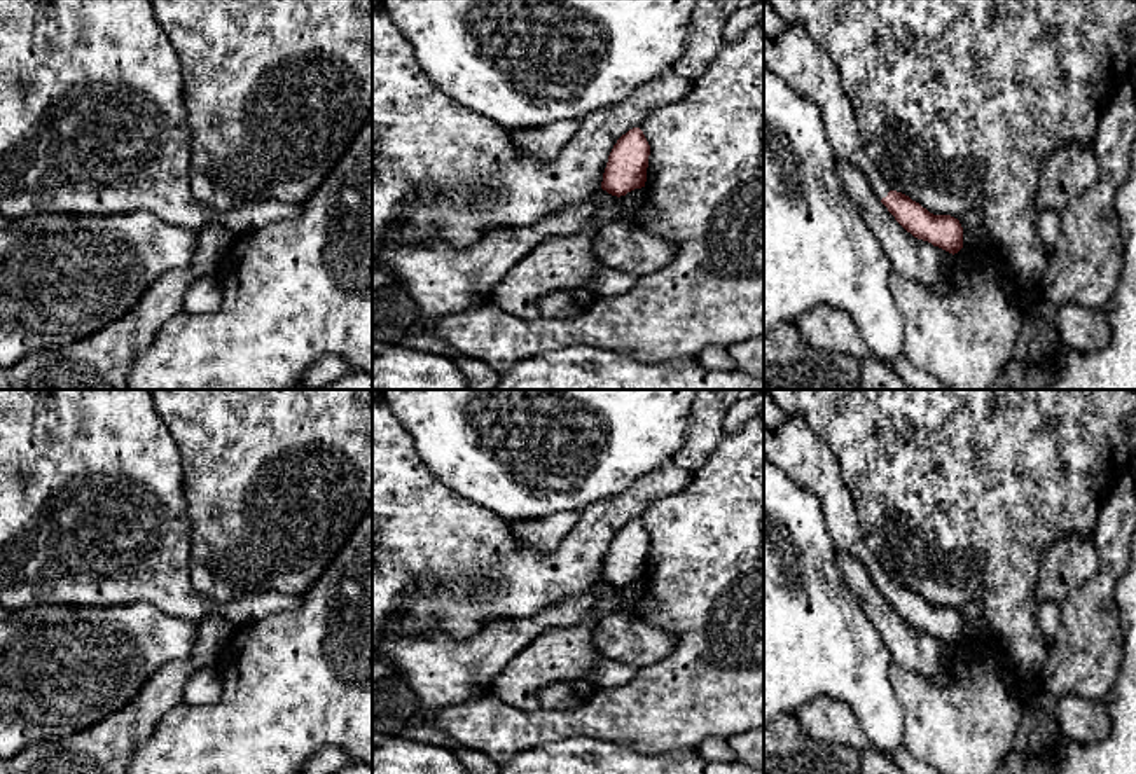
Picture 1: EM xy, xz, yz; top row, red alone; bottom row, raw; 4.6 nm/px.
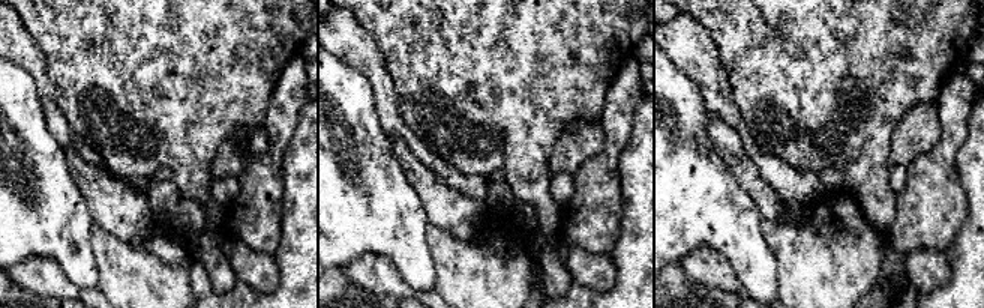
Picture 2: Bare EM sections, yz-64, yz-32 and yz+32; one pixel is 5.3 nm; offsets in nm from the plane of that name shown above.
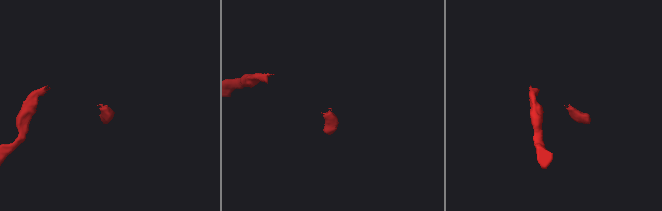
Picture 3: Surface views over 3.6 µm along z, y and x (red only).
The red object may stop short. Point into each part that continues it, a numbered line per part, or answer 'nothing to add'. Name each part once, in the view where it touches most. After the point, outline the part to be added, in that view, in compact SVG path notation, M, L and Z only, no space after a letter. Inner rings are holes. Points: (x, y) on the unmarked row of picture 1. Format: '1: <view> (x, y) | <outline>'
1: yz (801, 455) | M788 416L781 426L764 430L764 456L820 500L835 549L860 561L879 591L886 589L891 580L862 538L853 498L825 440L802 418Z

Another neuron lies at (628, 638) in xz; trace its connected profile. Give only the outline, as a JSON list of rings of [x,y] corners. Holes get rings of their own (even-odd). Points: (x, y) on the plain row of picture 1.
[[[619,610],[596,622],[592,645],[601,657],[641,669],[666,659],[676,638],[640,615]]]

